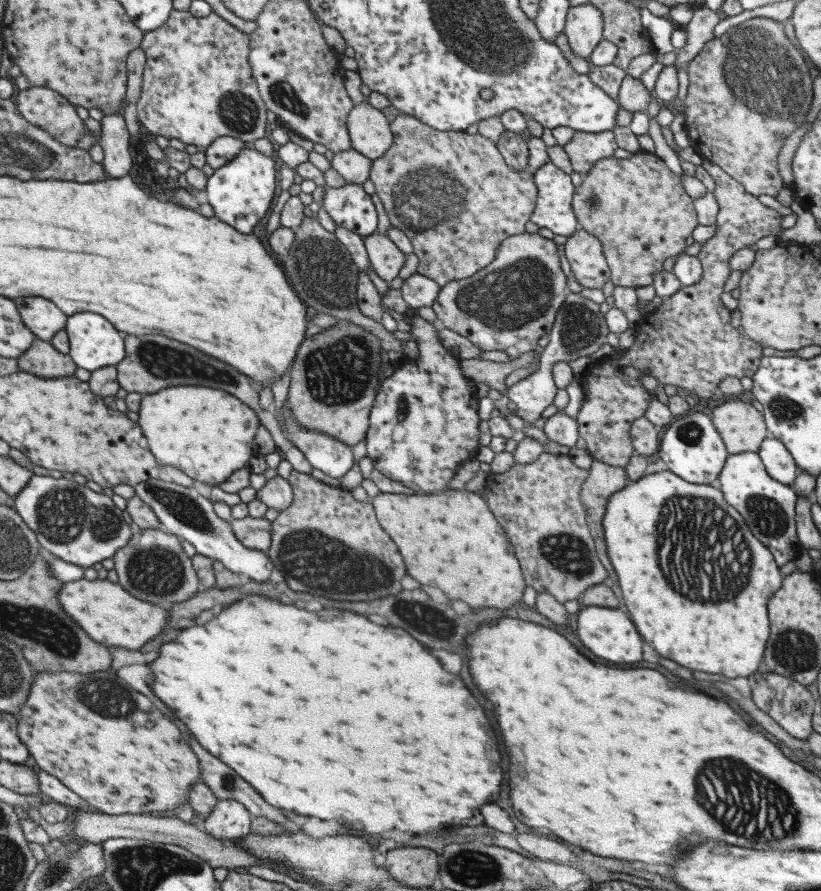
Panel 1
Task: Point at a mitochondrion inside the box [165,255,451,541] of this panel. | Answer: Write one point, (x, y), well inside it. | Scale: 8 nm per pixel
(338, 371)

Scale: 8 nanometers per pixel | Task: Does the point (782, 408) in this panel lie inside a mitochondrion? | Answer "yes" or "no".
yes

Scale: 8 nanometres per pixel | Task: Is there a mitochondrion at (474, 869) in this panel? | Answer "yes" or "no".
yes

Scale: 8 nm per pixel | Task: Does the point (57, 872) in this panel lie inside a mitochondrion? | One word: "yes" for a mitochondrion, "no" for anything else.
yes

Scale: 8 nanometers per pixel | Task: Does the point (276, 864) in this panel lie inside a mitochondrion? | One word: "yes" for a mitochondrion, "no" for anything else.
no

